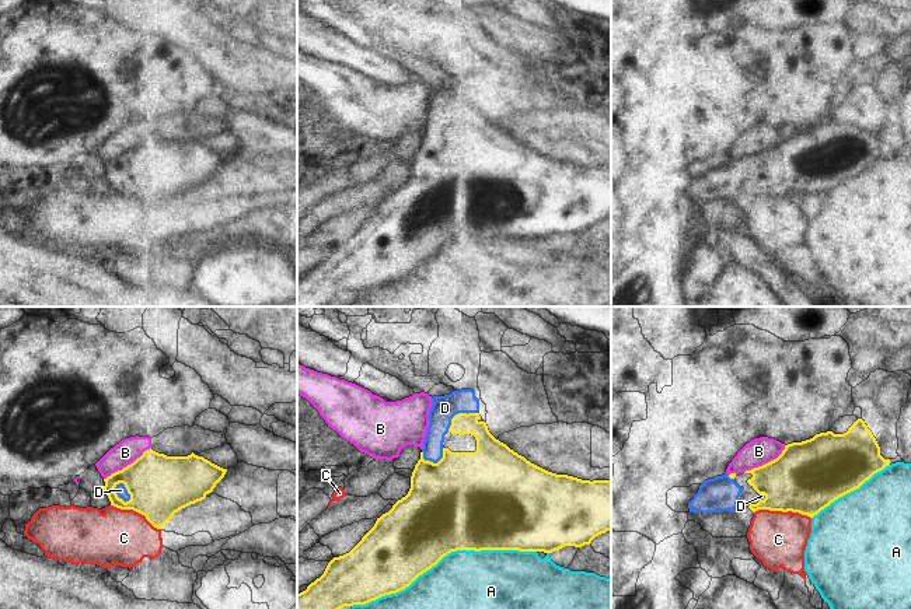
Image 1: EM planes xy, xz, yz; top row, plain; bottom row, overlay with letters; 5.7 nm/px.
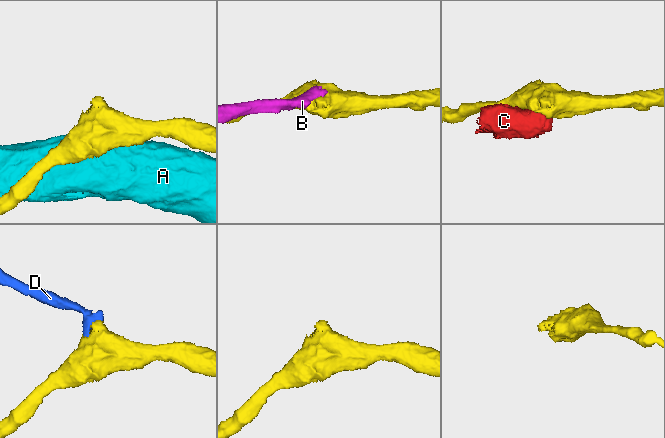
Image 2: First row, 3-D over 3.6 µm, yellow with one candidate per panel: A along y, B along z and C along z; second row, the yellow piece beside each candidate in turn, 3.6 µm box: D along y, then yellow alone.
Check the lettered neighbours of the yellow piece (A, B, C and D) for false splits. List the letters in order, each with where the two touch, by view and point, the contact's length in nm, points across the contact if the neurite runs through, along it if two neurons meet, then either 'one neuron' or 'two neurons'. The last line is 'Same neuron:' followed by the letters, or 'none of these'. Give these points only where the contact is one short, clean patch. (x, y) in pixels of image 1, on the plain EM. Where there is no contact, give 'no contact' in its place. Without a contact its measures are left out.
A: meets yellow in xz at (443, 242); contact 1100 nm long; two neurons
B: meets yellow in xy at (128, 151); contact 320 nm long; two neurons
C: meets yellow in yz at (782, 198); contact 340 nm long; border along yz (754, 198), (798, 198), (810, 205); two neurons
D: meets yellow in xy at (115, 179); contact 130 nm long; runs through xy (157, 170), (119, 170), (115, 179), (121, 177); one neuron
Same neuron: D

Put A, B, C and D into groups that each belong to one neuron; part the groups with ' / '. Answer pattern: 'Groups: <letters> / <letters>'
Groups: A / B / C / D.

